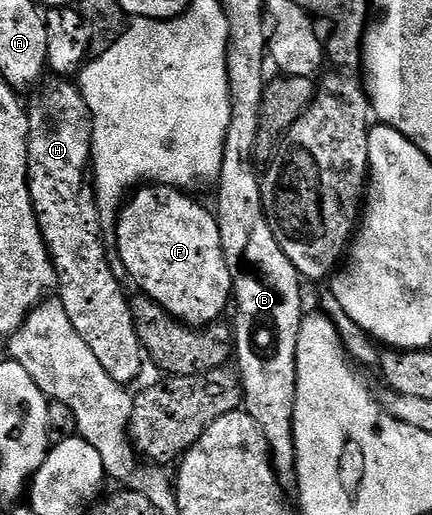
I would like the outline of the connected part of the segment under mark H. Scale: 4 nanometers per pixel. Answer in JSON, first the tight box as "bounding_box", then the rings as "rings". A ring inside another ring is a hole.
{"bounding_box":[28,80,147,387],"rings":[[[61,80],[54,90],[45,90],[33,102],[33,107],[28,107],[29,115],[29,195],[33,201],[33,211],[37,214],[37,223],[41,229],[41,235],[45,241],[45,249],[48,257],[51,259],[52,269],[57,272],[57,281],[59,283],[59,301],[63,304],[63,308],[67,312],[67,316],[71,320],[71,324],[75,328],[75,332],[79,332],[79,336],[83,336],[83,340],[87,344],[87,348],[91,348],[91,352],[95,352],[95,356],[99,359],[99,364],[103,364],[103,368],[111,376],[111,380],[115,380],[120,386],[128,387],[129,382],[133,382],[141,374],[141,365],[146,365],[147,358],[141,348],[141,341],[135,332],[135,320],[133,319],[133,308],[130,299],[125,299],[125,290],[117,283],[117,278],[113,275],[113,270],[109,267],[109,258],[105,255],[105,246],[101,243],[101,238],[97,233],[101,230],[103,219],[97,213],[97,199],[95,197],[94,187],[85,179],[85,169],[88,168],[89,162],[91,166],[91,119],[89,117],[89,109],[85,103],[85,97],[82,96],[80,89],[76,85],[73,86],[72,81]]]}

